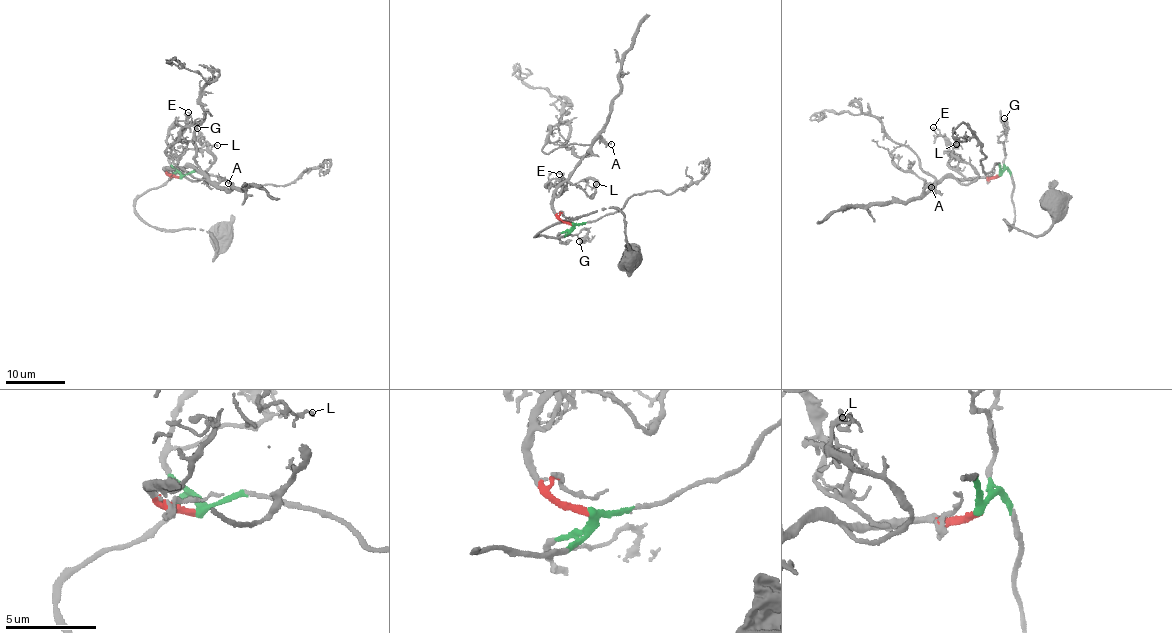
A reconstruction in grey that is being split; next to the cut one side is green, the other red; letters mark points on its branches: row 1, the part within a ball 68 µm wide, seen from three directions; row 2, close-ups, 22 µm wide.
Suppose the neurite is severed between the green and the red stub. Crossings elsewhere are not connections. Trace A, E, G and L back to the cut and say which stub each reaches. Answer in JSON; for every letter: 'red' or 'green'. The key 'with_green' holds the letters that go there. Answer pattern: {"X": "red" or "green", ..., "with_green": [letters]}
{"A": "red", "E": "red", "G": "green", "L": "red", "with_green": ["G"]}

